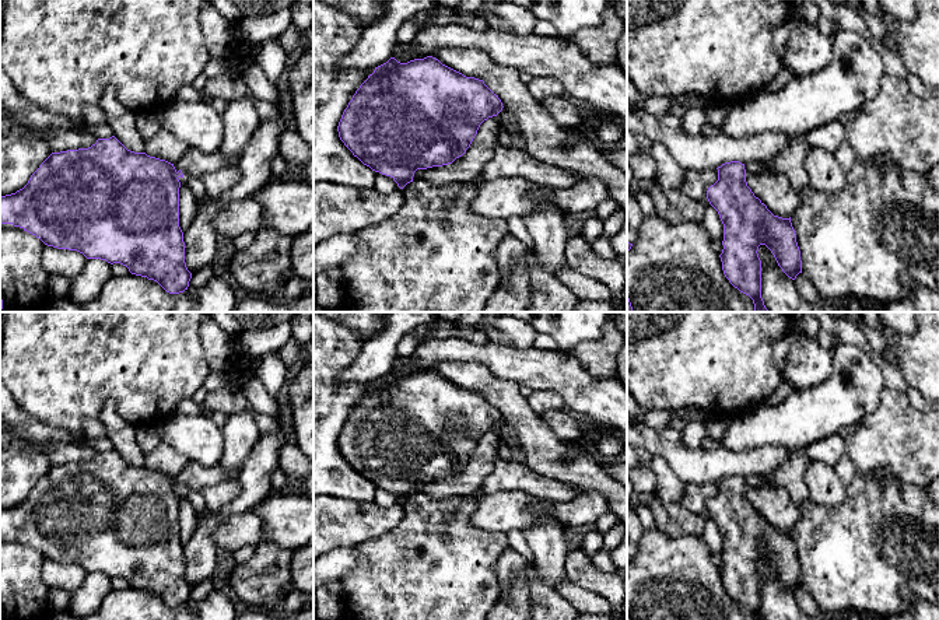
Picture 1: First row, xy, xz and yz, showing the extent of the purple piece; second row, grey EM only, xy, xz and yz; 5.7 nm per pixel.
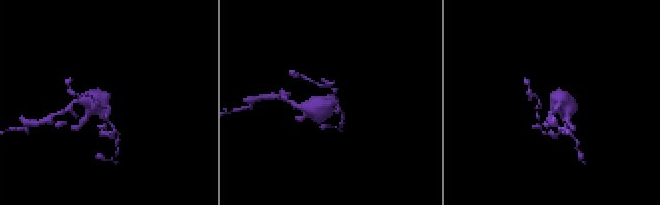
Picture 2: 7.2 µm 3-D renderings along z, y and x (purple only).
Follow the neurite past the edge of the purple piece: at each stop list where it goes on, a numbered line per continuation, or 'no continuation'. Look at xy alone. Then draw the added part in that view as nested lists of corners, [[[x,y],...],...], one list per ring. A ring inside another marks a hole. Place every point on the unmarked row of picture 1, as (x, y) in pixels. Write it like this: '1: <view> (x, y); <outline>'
1: xy (195, 476); [[[189,460],[188,466],[179,476],[179,483],[182,484],[183,491],[199,491],[206,486],[216,484],[227,479],[235,479],[239,472],[241,469],[236,469],[235,472],[230,473],[223,469],[220,463],[204,467],[197,462]]]

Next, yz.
no continuation

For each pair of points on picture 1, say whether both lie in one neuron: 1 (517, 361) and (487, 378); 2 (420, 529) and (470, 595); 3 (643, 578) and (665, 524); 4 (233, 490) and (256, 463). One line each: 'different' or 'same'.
1: different
2: same
3: different
4: different

